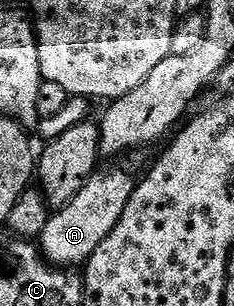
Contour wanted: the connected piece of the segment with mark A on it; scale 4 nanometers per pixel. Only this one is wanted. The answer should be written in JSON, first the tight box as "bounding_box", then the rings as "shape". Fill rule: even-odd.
{"bounding_box":[37,169,137,267],"shape":[[[105,169],[94,173],[85,183],[85,187],[81,187],[81,191],[73,195],[68,205],[52,212],[45,231],[37,238],[43,256],[52,265],[56,267],[86,265],[93,251],[101,247],[101,239],[105,239],[105,235],[109,235],[113,227],[117,227],[117,219],[125,215],[125,207],[137,184],[136,178],[131,178],[123,169]]]}

